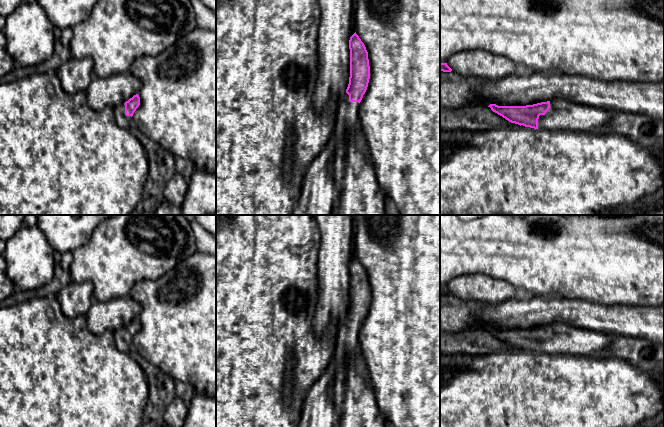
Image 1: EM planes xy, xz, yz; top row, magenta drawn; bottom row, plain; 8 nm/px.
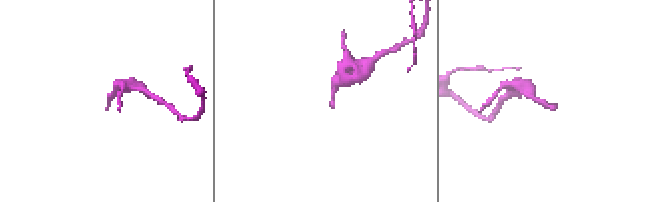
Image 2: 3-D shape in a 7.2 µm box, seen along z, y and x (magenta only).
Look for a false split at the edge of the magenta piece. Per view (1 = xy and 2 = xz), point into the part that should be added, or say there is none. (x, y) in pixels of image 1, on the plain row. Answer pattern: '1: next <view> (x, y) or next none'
1: next xy (125, 346)
2: next xz (318, 410)

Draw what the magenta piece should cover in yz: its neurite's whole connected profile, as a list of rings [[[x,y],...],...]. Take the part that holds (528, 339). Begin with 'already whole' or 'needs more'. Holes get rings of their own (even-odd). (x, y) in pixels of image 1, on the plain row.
needs more | [[[561,323],[526,330],[490,328],[488,331],[511,347],[550,355],[556,353],[590,355],[593,352],[606,349],[614,337]]]

